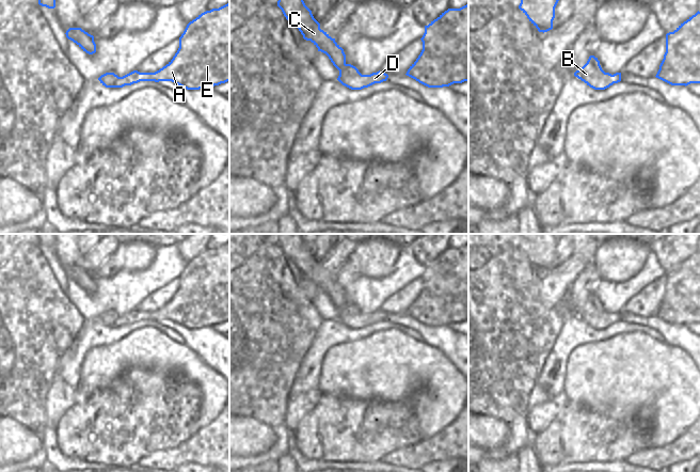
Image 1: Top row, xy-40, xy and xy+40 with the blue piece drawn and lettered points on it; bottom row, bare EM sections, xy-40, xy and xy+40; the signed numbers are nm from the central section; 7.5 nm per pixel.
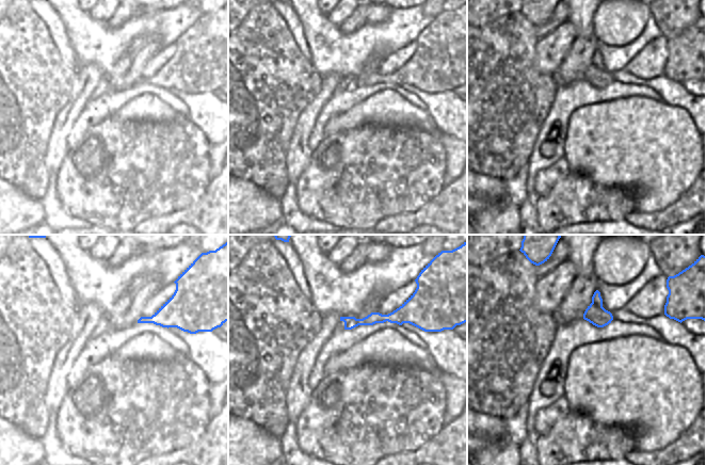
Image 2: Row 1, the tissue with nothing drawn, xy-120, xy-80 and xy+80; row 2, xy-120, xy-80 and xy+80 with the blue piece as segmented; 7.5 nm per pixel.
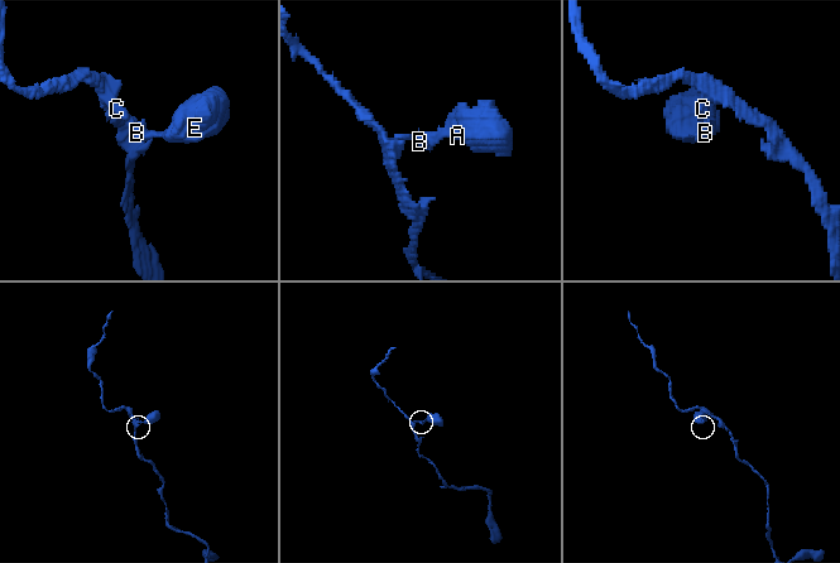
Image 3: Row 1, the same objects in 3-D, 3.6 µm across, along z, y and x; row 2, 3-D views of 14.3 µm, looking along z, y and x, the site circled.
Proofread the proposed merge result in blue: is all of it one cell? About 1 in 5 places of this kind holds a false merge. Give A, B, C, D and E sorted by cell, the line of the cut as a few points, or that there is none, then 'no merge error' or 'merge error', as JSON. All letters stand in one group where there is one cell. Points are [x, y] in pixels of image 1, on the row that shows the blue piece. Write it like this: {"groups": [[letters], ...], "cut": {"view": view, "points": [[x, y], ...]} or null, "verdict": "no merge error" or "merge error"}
{"groups": [["A", "B", "C", "D", "E"]], "cut": null, "verdict": "no merge error"}

